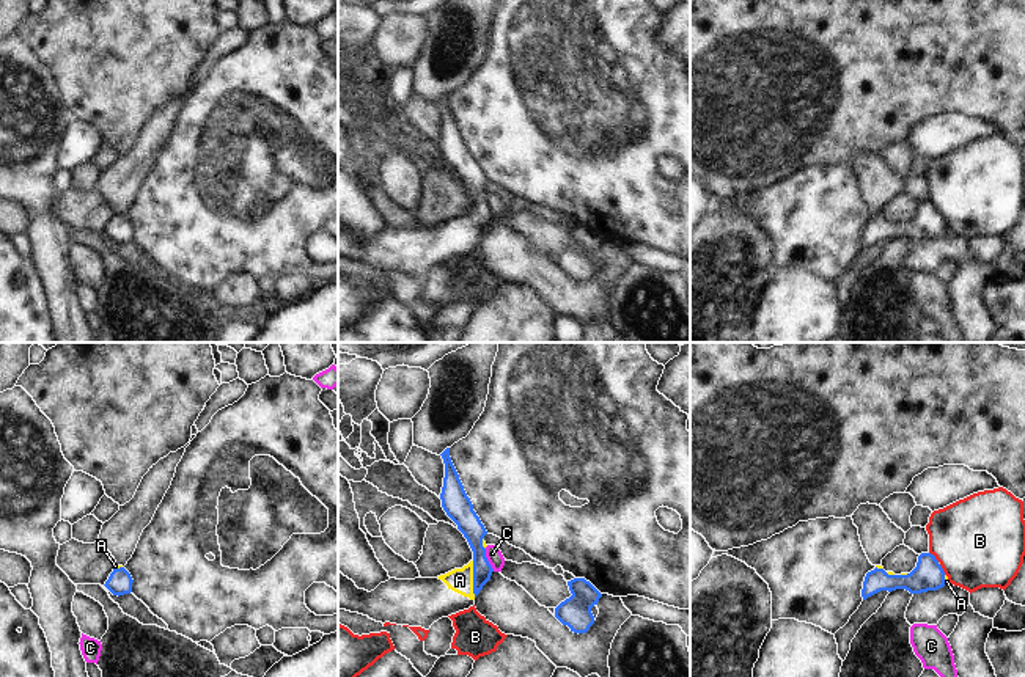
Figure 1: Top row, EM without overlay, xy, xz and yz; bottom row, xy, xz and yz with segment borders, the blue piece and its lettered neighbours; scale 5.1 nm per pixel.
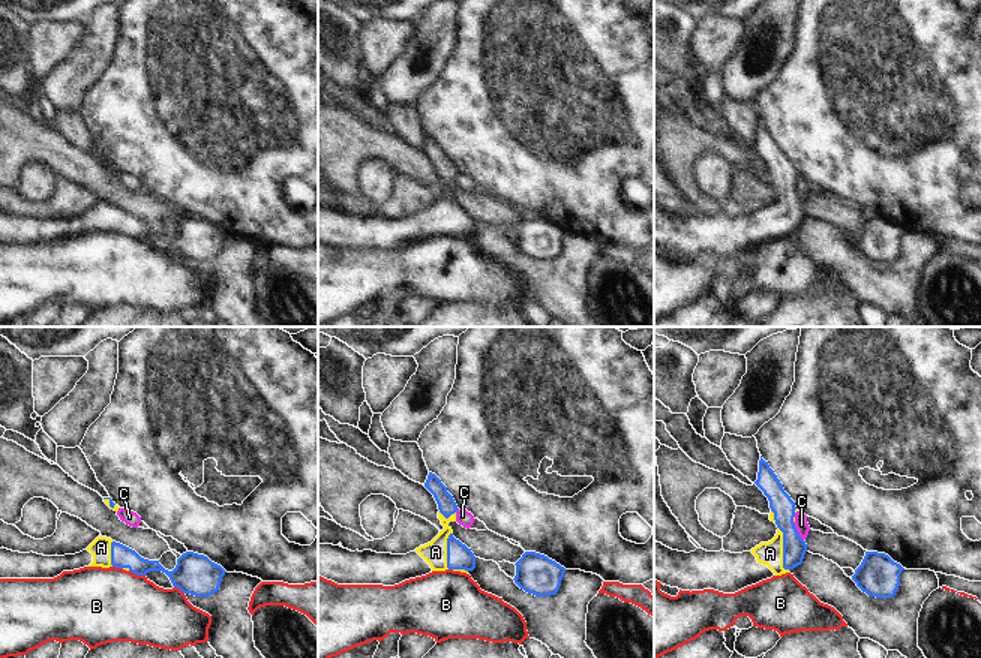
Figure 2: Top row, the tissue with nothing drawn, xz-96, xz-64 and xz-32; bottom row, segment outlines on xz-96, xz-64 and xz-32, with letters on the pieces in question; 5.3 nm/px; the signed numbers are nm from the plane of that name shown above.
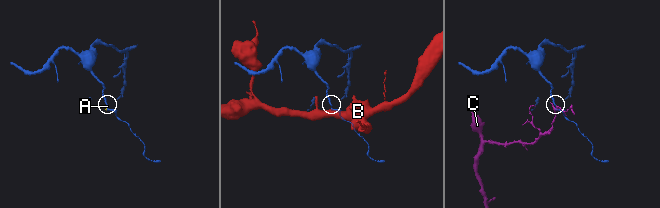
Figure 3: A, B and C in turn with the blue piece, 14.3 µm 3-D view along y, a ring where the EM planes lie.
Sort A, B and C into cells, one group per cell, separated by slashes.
A / B / C

